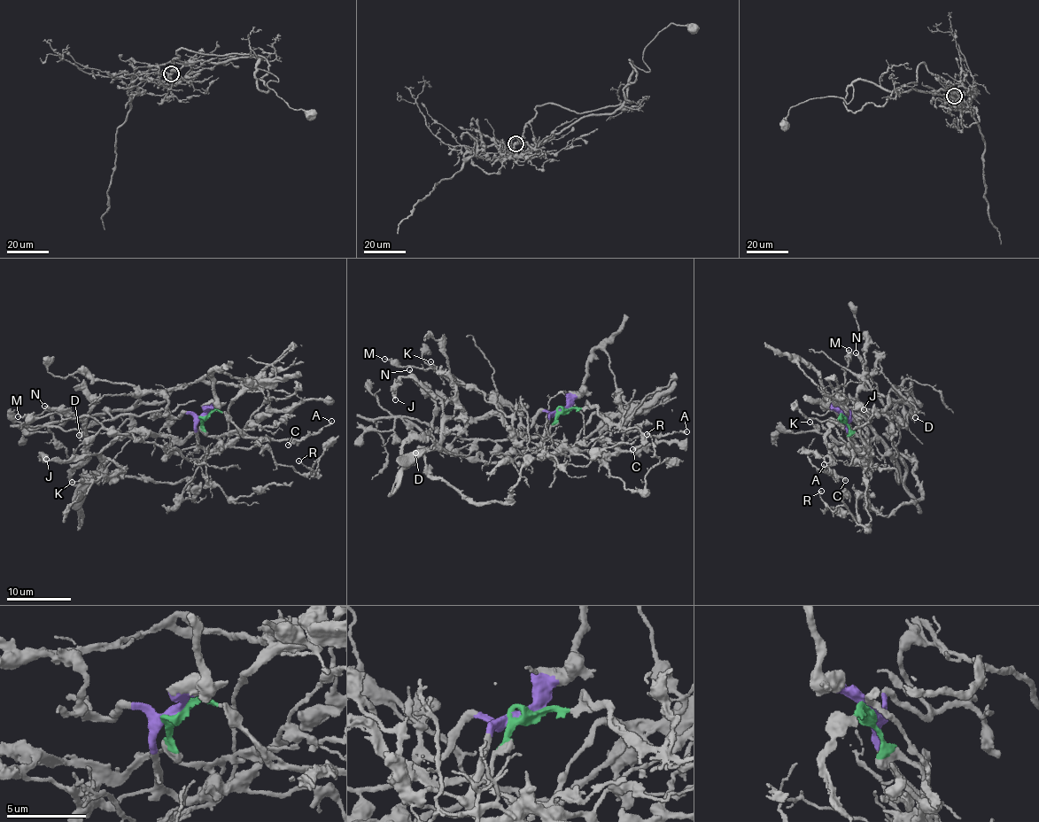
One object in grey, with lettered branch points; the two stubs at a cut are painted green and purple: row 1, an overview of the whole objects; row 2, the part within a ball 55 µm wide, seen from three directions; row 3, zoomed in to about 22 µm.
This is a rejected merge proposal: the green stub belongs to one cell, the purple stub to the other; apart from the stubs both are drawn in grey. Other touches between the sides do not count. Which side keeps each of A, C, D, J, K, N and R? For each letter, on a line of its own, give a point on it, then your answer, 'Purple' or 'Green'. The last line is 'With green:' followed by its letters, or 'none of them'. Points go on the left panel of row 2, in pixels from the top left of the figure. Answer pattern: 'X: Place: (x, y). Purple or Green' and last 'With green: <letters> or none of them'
A: Place: (331, 421). Green
C: Place: (288, 445). Green
D: Place: (79, 435). Purple
J: Place: (46, 459). Green
K: Place: (72, 482). Green
N: Place: (44, 406). Green
R: Place: (298, 461). Purple
With green: A, C, J, K, N

